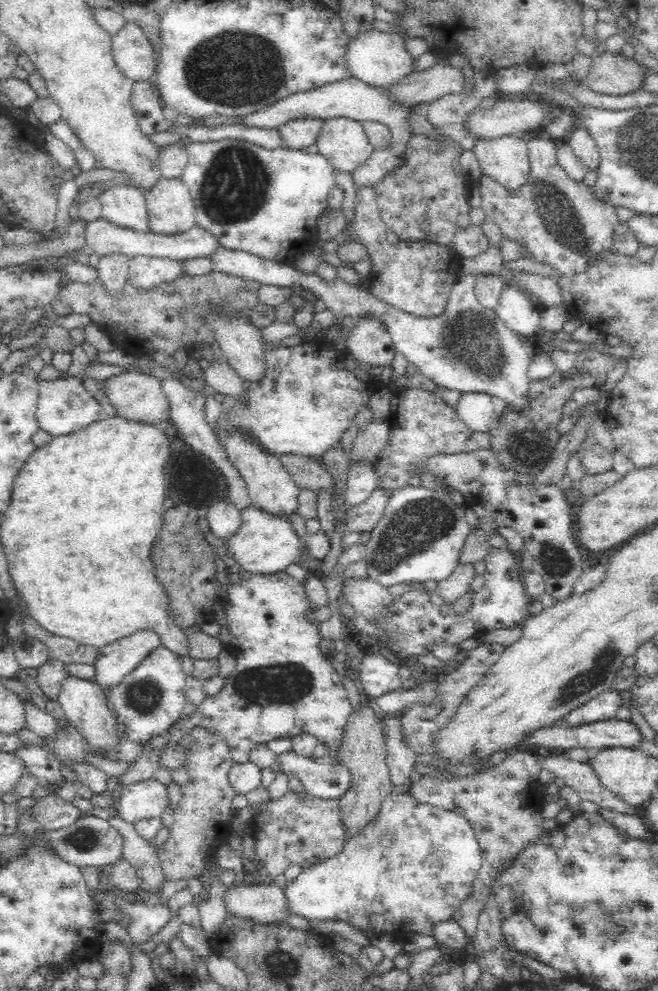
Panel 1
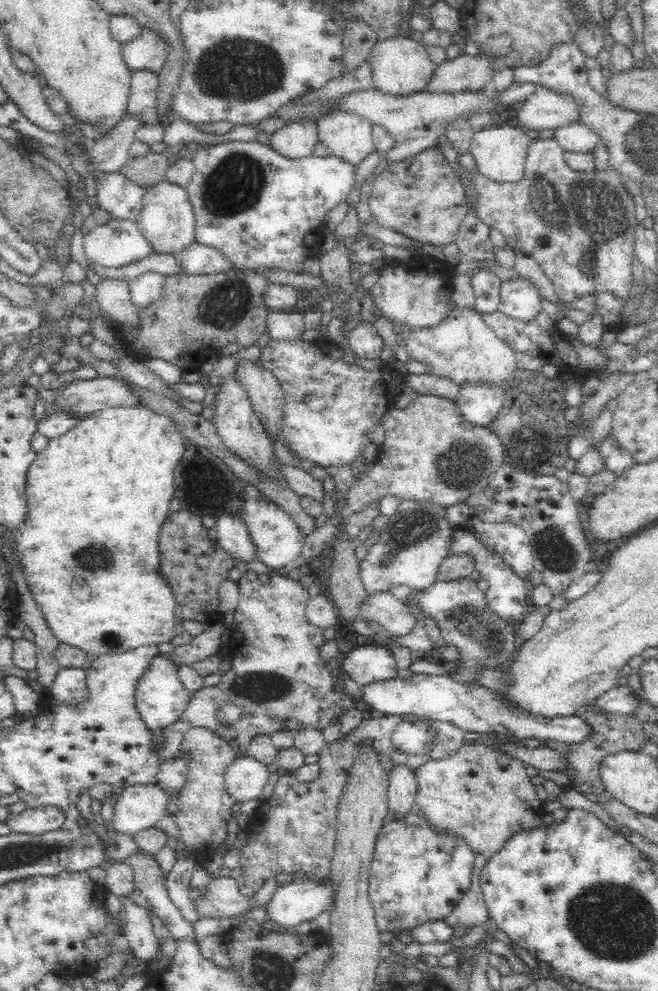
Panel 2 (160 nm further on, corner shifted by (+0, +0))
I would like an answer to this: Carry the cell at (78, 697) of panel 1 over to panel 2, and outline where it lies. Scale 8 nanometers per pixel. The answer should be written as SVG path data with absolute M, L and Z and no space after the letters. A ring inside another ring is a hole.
M60 667L49 690L59 702L78 704L86 698L86 680L87 671L82 667Z

